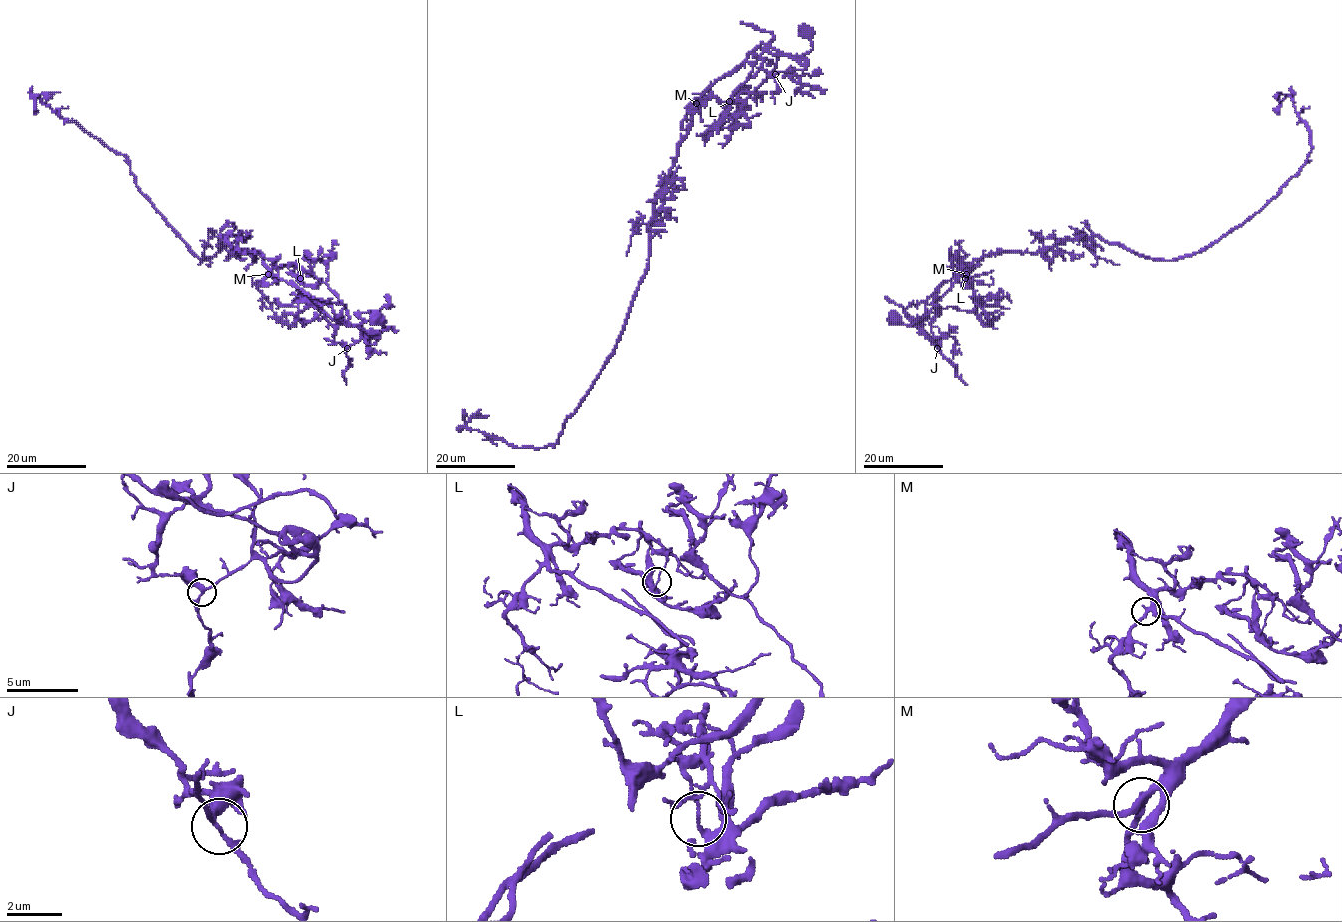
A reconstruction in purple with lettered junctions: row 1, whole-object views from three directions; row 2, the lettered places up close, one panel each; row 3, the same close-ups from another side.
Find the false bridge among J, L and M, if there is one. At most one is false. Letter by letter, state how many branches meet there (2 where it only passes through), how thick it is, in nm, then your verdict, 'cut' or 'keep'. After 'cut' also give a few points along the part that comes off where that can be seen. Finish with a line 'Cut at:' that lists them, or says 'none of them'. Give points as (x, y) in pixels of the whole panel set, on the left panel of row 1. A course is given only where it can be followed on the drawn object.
J: 3 branches meet; 200 nm thick; keep
L: 2 branches meet; 150 nm thick; cut; foreign part runs (301, 278), (304, 285), (324, 282), (349, 319), (303, 311), (300, 303), (315, 304), (320, 313), (301, 319)
M: 3 branches meet; 240 nm thick; keep
Cut at: L

